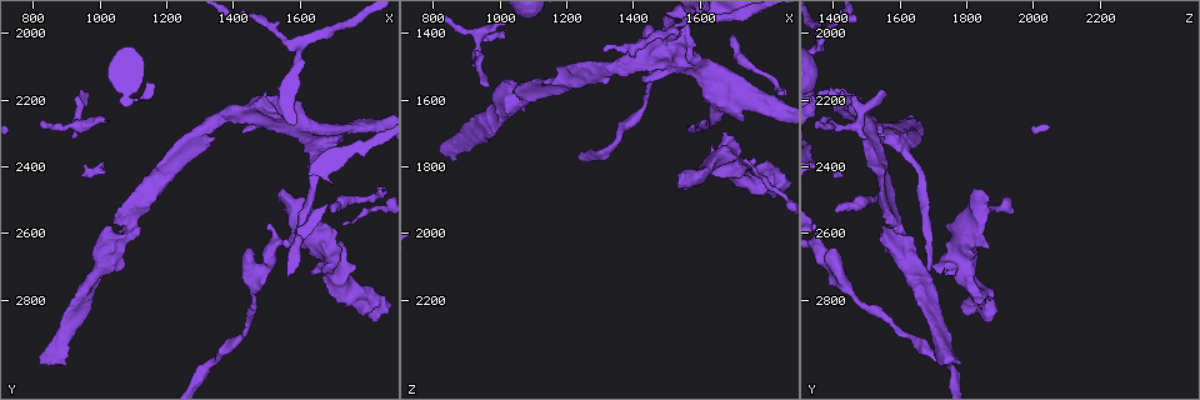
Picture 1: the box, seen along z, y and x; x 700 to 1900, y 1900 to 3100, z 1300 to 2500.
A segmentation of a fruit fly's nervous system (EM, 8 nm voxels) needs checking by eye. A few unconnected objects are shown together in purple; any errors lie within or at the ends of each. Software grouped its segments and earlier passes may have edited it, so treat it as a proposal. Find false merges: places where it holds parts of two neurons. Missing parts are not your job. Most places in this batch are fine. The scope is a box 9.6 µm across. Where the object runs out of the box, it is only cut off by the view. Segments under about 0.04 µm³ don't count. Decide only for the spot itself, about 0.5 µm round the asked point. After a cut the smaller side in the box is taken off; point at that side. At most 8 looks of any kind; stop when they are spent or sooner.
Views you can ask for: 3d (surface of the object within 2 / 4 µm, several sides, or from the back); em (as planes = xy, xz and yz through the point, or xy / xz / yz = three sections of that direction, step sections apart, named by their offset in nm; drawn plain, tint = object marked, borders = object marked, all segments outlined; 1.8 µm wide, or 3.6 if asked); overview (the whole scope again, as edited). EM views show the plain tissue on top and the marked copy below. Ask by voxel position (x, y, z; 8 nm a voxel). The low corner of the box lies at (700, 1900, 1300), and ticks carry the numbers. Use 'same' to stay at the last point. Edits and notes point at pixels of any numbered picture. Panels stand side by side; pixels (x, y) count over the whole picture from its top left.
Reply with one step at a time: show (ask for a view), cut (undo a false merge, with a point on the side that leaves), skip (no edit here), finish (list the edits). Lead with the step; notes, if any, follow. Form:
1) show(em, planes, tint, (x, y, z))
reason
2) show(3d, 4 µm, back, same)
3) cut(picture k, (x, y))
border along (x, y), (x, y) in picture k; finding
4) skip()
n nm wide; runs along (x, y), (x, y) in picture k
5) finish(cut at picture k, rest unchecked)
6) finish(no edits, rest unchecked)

show(em, xz, step 16, tint, (1820, 2800, 1840))
sharp bend

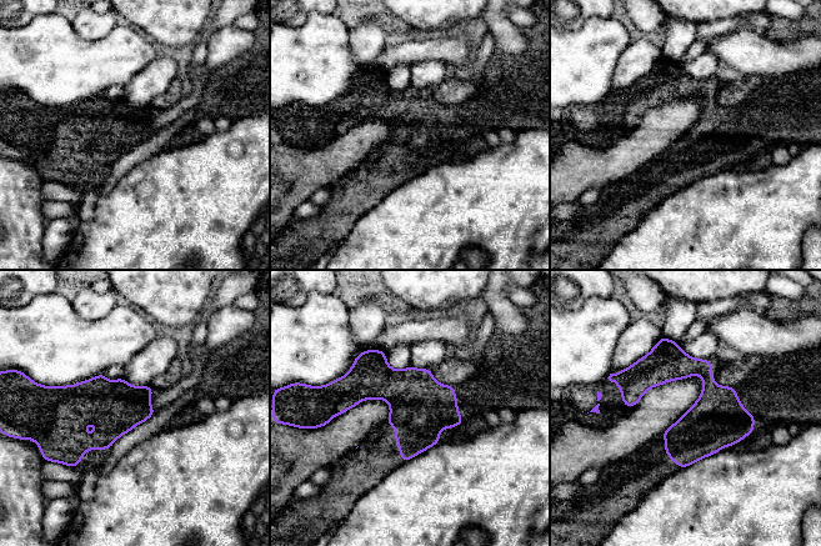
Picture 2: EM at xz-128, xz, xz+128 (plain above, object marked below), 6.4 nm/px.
show(em, xy, step 4, tint, same)

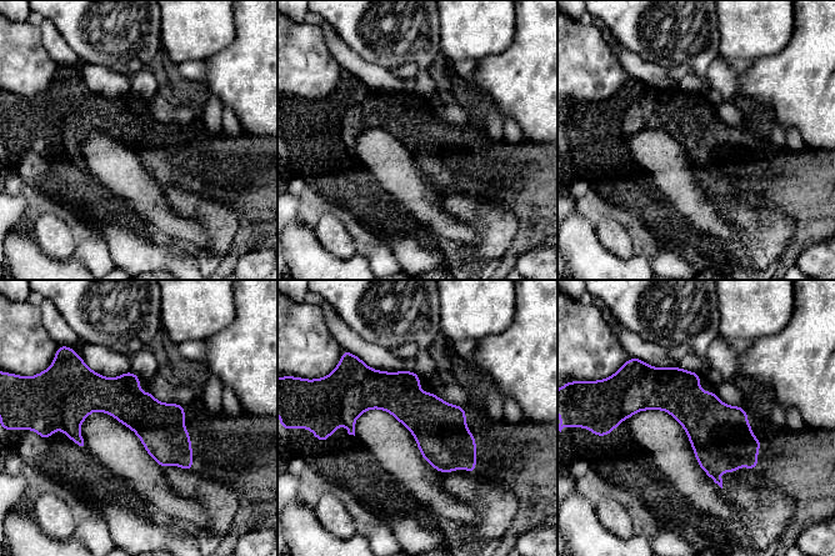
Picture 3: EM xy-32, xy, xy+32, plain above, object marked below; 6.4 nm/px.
skip()
300 nm wide; runs along (343, 414), (404, 400), (473, 466) in picture 3; one neuron here

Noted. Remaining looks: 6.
show(em, planes, tint, (1030, 2640, 1590))
branch point

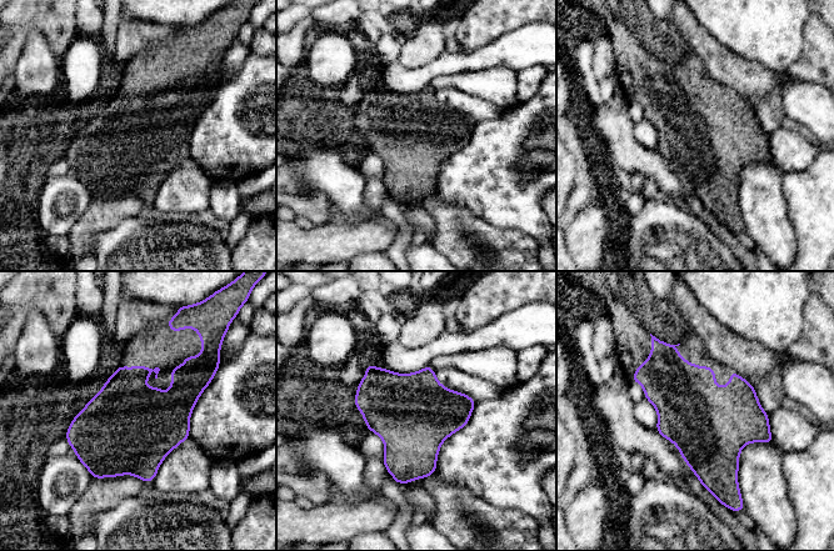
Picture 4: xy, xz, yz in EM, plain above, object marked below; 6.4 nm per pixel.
skip()
continuous, no second neuron

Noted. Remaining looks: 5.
show(em, planes, borders, (1720, 2310, 1640))

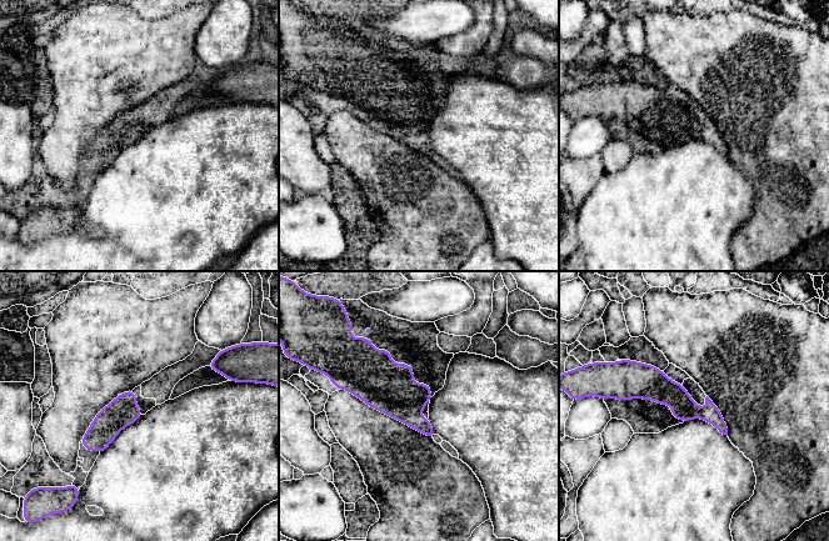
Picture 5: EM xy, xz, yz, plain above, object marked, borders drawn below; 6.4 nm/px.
skip()
160 nm wide; runs along (625, 397), (669, 391), (724, 430) in picture 5; continuous, no second neuron

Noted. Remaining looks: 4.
finish(no edits, rest unchecked)

